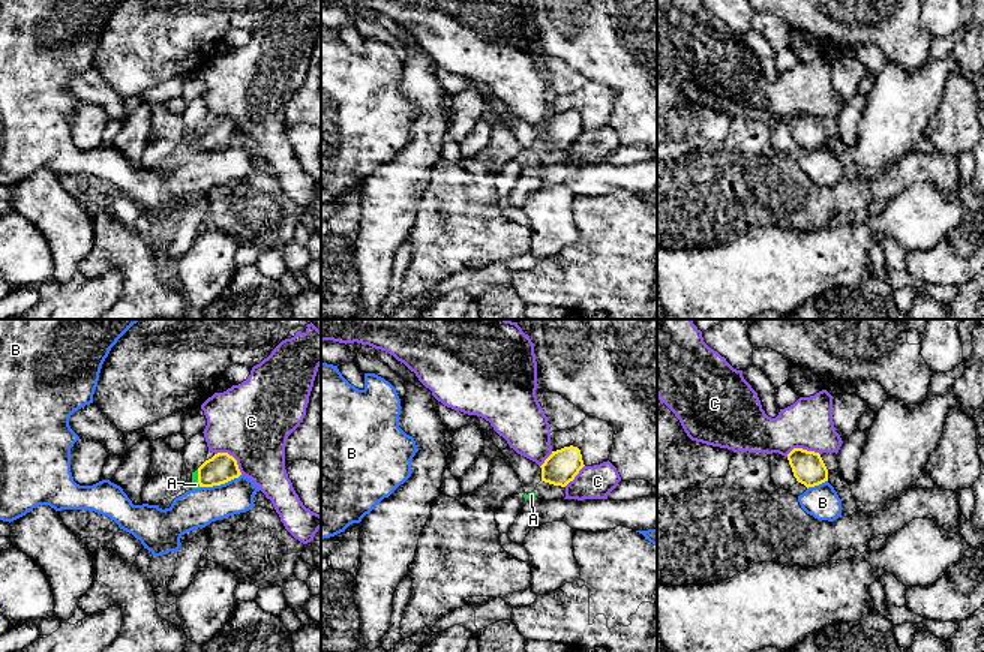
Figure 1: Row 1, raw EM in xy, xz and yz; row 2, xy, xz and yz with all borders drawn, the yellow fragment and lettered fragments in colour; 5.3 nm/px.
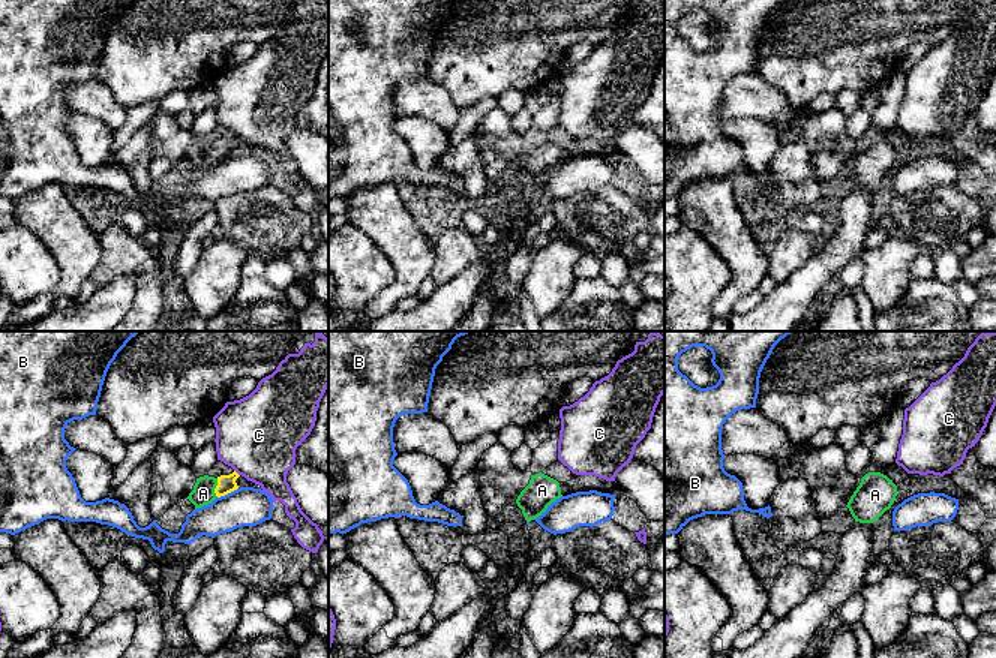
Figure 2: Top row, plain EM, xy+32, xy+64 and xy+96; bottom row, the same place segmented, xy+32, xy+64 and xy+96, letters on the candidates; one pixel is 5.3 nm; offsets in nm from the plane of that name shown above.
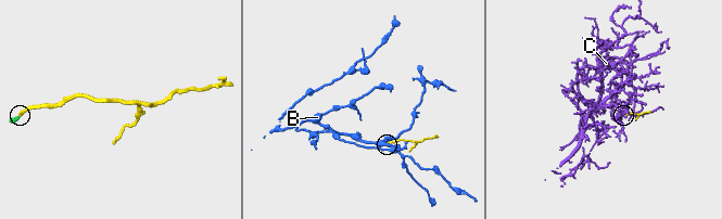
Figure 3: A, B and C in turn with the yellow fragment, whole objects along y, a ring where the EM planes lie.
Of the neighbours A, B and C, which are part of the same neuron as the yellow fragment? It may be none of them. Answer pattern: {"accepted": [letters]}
{"accepted": ["A"]}

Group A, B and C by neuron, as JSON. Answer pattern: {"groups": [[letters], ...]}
{"groups": [["A"], ["B"], ["C"]]}

